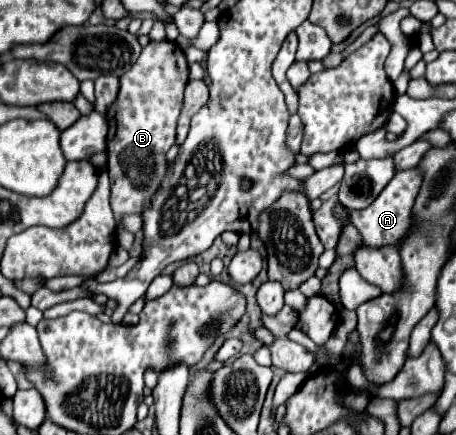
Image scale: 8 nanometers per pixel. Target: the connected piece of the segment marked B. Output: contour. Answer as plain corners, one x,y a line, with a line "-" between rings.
149,42
139,60
121,76
117,100
107,110
107,170
111,180
111,208
119,222
125,214
139,214
151,202
163,172
167,172
165,152
175,144
179,106
189,68
183,50
175,42

